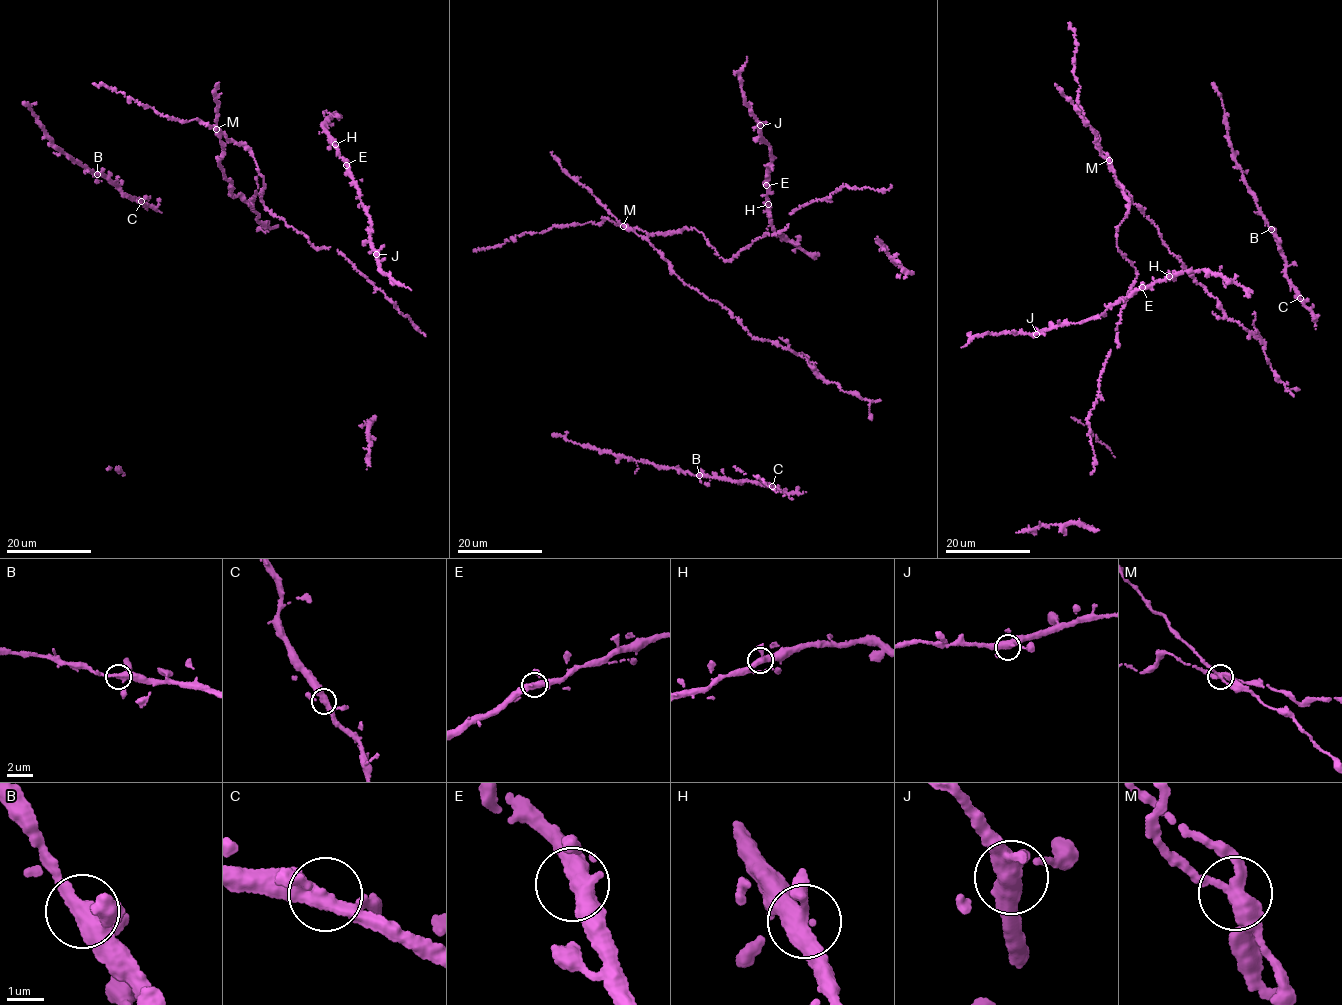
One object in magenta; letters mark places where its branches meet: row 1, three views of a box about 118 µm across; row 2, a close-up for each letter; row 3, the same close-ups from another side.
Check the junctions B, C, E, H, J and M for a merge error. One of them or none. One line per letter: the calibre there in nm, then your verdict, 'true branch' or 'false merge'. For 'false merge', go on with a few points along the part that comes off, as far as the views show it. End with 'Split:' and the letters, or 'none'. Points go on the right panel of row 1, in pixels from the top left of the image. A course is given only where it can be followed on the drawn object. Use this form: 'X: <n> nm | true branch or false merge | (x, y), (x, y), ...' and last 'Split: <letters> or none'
B: 320 nm | true branch
C: 340 nm | true branch
E: 360 nm | true branch
H: 360 nm | true branch
J: 360 nm | true branch
M: 360 nm | false merge | (1109, 160), (1117, 184), (1183, 267), (1227, 317), (1264, 341), (1286, 391), (1298, 390)
Split: M

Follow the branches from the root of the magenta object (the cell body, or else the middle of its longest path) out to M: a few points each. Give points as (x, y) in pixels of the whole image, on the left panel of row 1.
M: (229, 140), (216, 129)

